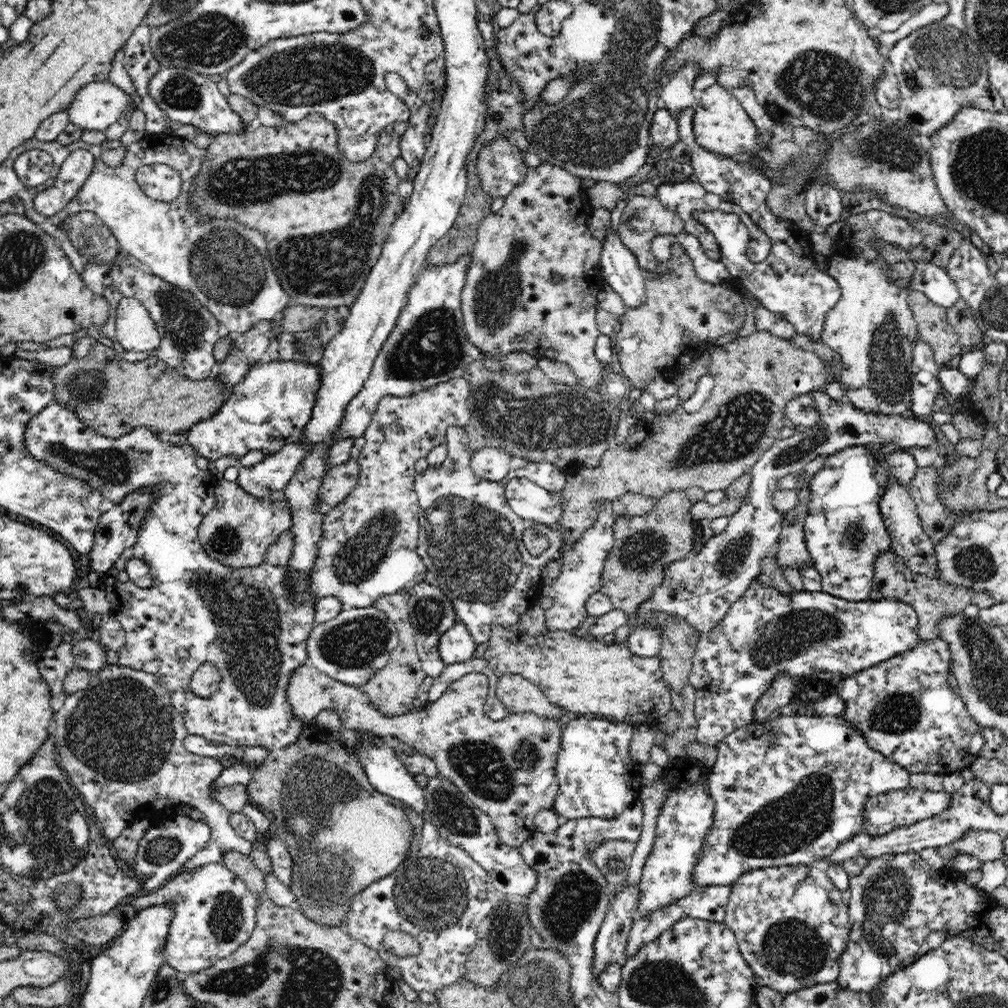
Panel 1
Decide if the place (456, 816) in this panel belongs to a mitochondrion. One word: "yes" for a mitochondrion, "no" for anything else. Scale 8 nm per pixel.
yes

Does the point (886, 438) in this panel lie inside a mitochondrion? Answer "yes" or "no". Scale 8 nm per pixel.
no

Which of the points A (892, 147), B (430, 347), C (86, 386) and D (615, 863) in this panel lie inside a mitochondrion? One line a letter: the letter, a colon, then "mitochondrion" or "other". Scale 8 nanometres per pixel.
A: mitochondrion
B: mitochondrion
C: mitochondrion
D: mitochondrion

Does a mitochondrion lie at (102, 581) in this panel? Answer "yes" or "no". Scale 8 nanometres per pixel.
no

